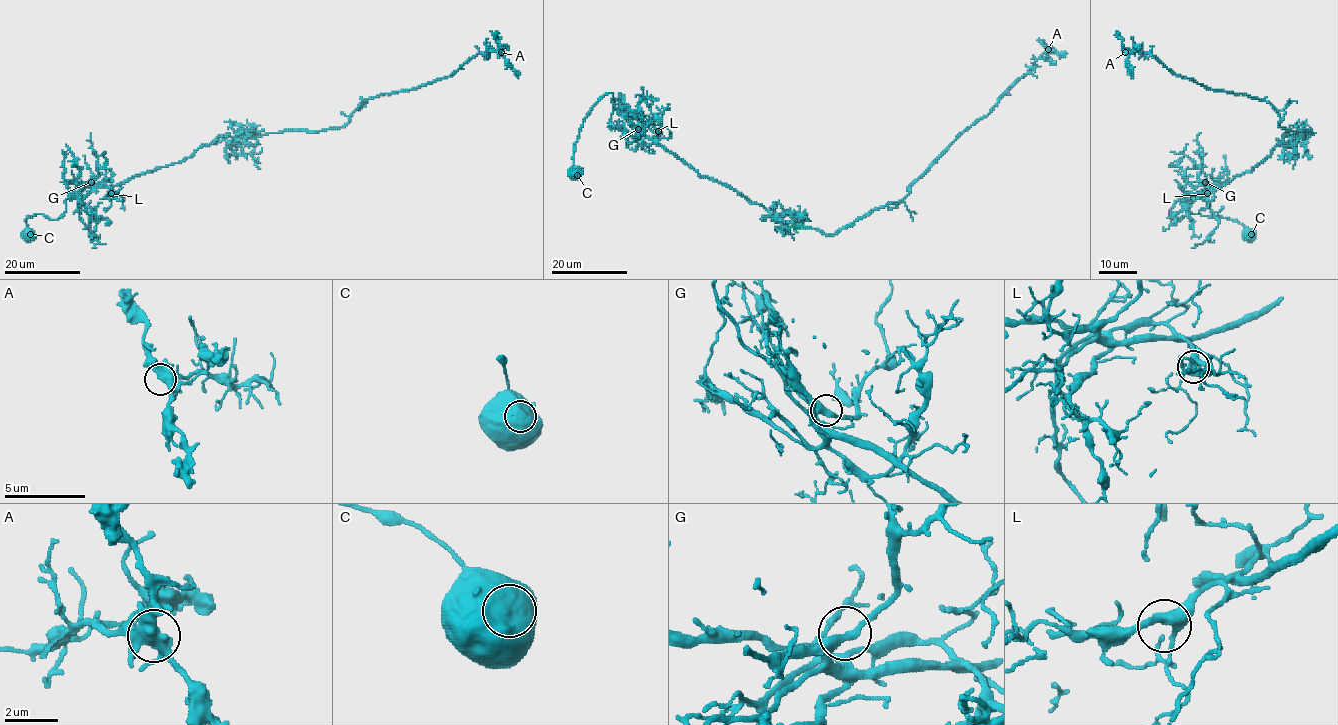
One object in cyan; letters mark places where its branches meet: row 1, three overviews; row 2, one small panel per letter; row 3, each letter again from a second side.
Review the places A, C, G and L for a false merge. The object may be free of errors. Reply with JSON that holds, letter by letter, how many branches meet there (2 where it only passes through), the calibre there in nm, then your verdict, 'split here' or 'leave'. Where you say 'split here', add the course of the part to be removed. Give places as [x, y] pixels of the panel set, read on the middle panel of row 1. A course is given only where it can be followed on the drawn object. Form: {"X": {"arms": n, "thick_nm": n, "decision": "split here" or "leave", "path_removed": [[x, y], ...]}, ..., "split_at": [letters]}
{"A": {"arms": 4, "thick_nm": 400, "decision": "leave"}, "C": {"arms": 1, "thick_nm": 1050, "decision": "leave"}, "G": {"arms": 3, "thick_nm": 320, "decision": "leave"}, "L": {"arms": 4, "thick_nm": 360, "decision": "leave"}, "split_at": []}

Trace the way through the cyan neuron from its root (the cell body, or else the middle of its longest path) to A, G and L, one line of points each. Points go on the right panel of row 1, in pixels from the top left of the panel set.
A: (1302, 136), (1310, 131), (1281, 127), (1278, 112), (1268, 102), (1208, 89), (1173, 74), (1148, 52), (1125, 52)
G: (1302, 136), (1285, 136), (1261, 162), (1221, 187), (1209, 188), (1205, 182)
L: (1302, 136), (1285, 136), (1261, 162), (1207, 193)

